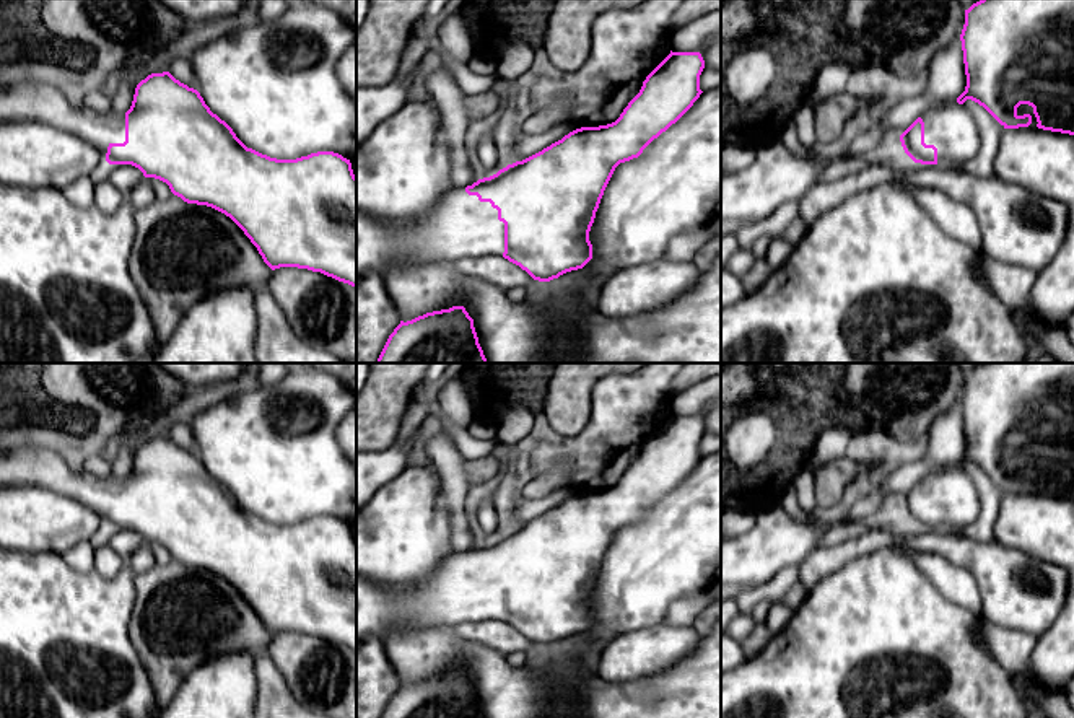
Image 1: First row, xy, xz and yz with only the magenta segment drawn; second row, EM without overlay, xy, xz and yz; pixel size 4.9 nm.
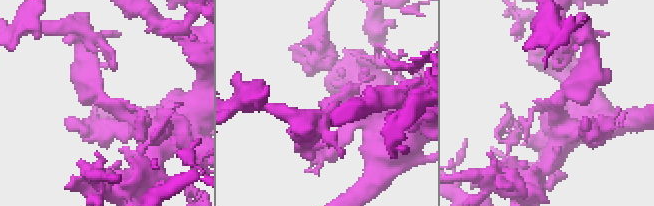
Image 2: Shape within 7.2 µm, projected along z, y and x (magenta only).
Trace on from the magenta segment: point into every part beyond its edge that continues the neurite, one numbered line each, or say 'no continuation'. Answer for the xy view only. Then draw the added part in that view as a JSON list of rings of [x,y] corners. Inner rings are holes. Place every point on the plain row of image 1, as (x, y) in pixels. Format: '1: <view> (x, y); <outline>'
1: xy (20, 466); [[[46,448],[0,451],[0,487],[39,485],[98,513],[106,524],[111,508],[125,506],[125,477],[76,472],[57,453]]]

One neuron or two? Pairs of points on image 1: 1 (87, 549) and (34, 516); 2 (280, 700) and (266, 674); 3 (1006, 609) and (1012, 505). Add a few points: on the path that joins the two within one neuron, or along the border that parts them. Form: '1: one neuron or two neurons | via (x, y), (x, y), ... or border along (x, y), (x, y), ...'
1: two neurons | border along (96, 539), (78, 542), (62, 556)
2: one neuron | via (274, 694), (270, 681)
3: two neurons | border along (993, 538), (1043, 562)

